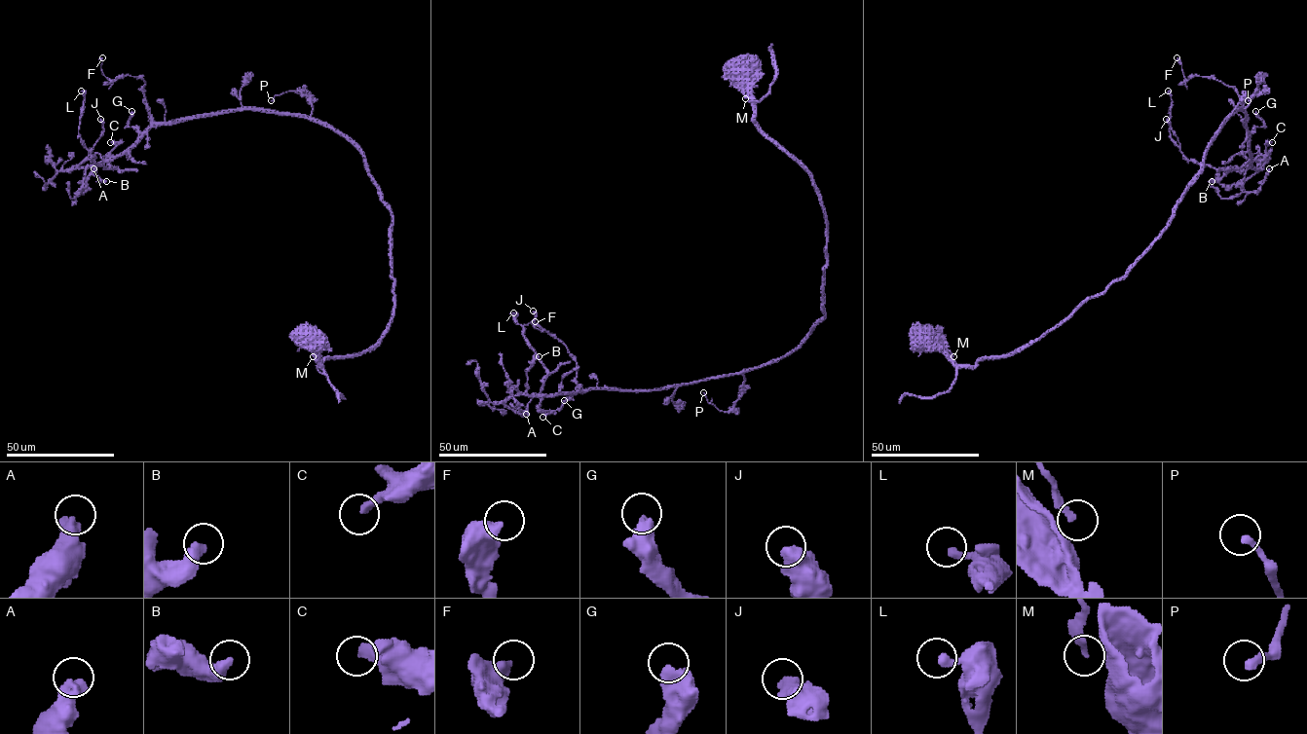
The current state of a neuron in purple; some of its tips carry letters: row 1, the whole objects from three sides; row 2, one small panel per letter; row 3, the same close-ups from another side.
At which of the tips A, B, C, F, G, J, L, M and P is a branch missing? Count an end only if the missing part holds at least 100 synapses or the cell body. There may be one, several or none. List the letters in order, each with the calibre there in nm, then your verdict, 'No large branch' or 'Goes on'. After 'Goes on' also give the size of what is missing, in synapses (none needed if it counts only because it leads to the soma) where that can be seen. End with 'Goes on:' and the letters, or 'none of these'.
A: Thickness 550 nm. No large branch
B: Thickness 480 nm. No large branch
C: Thickness 380 nm. No large branch
F: Thickness 460 nm. No large branch
G: Thickness 480 nm. No large branch
J: Thickness 550 nm. No large branch
L: Thickness 300 nm. No large branch
M: Thickness 220 nm. No large branch
P: Thickness 280 nm. No large branch
Goes on: none of these

